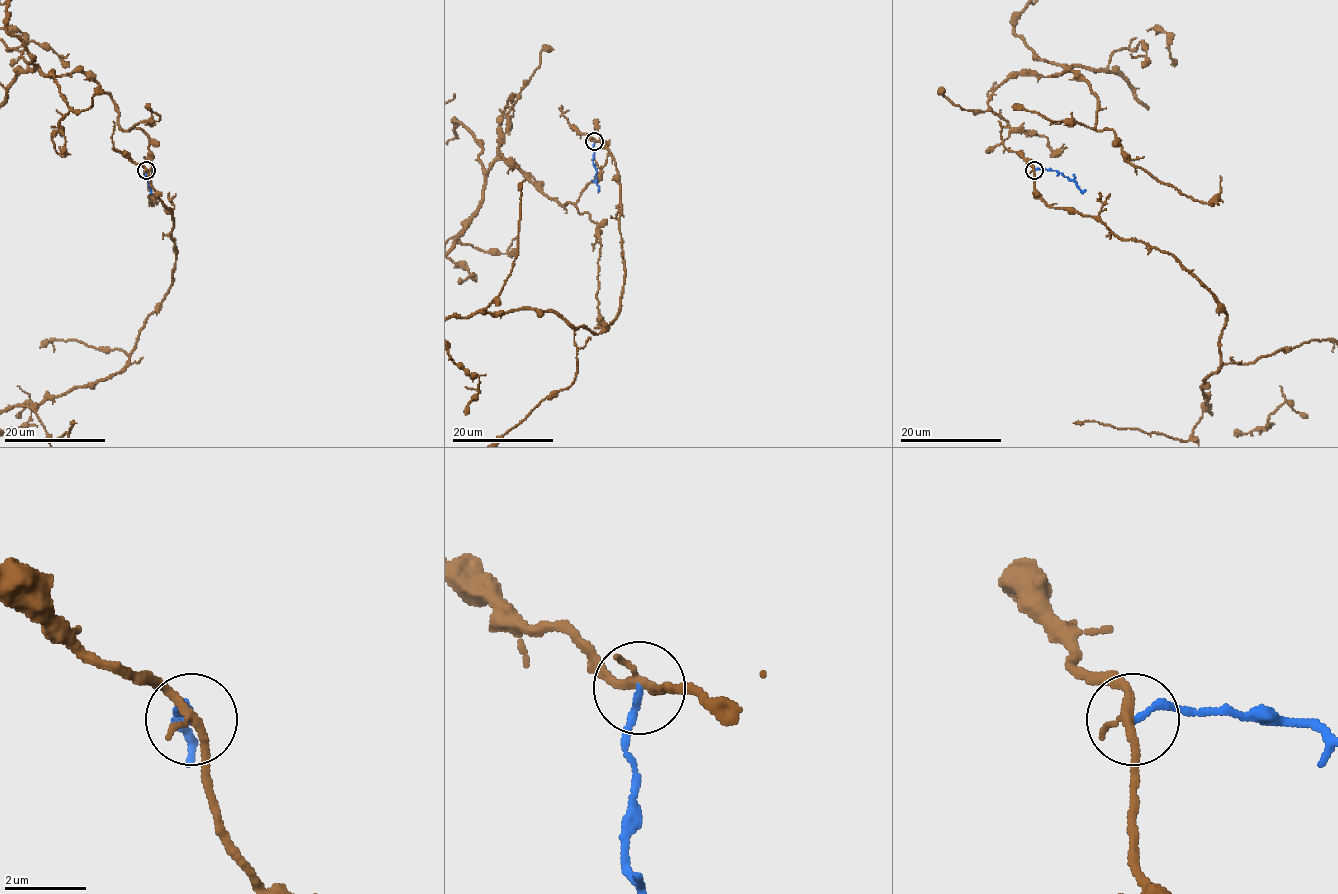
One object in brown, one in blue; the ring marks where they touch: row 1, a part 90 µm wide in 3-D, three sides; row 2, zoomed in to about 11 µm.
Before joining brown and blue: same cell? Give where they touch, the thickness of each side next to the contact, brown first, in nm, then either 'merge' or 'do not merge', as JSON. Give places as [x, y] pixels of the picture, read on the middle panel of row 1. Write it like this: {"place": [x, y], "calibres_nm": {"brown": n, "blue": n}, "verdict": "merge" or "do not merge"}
{"place": [594, 141], "calibres_nm": {"brown": 220, "blue": 170}, "verdict": "do not merge"}

